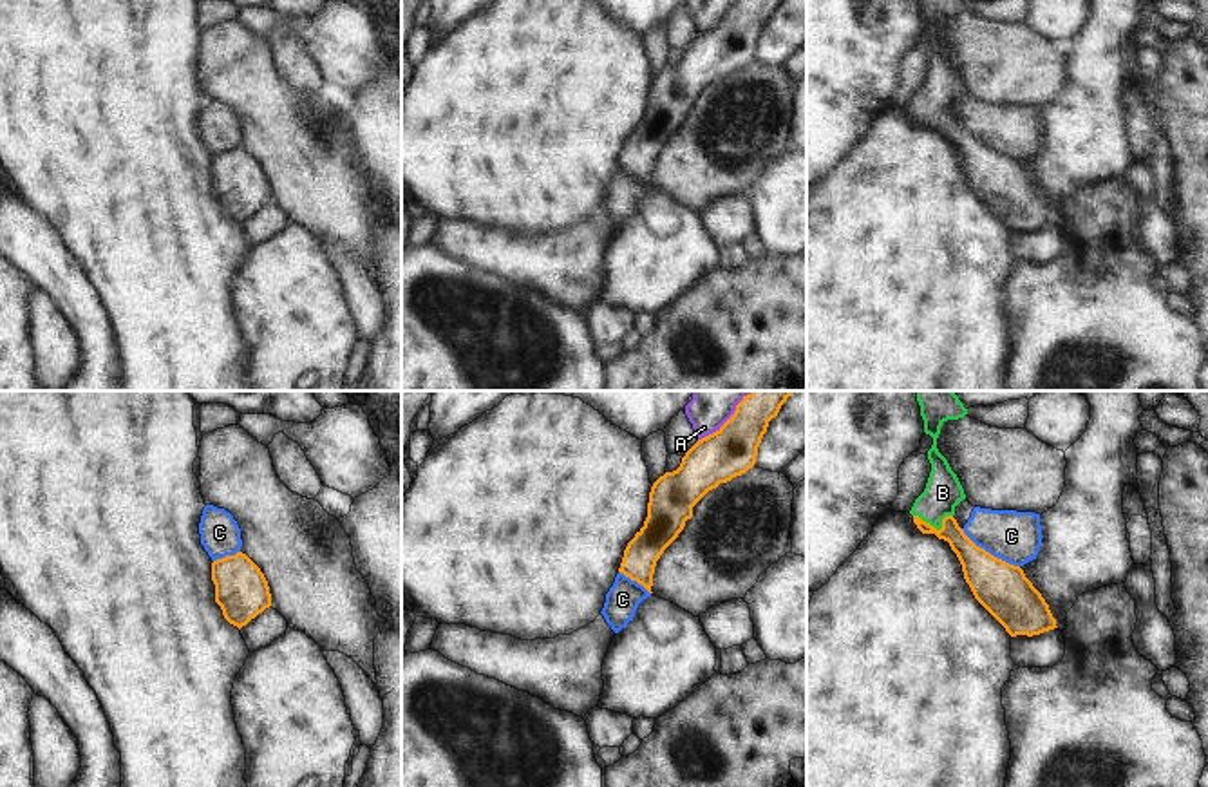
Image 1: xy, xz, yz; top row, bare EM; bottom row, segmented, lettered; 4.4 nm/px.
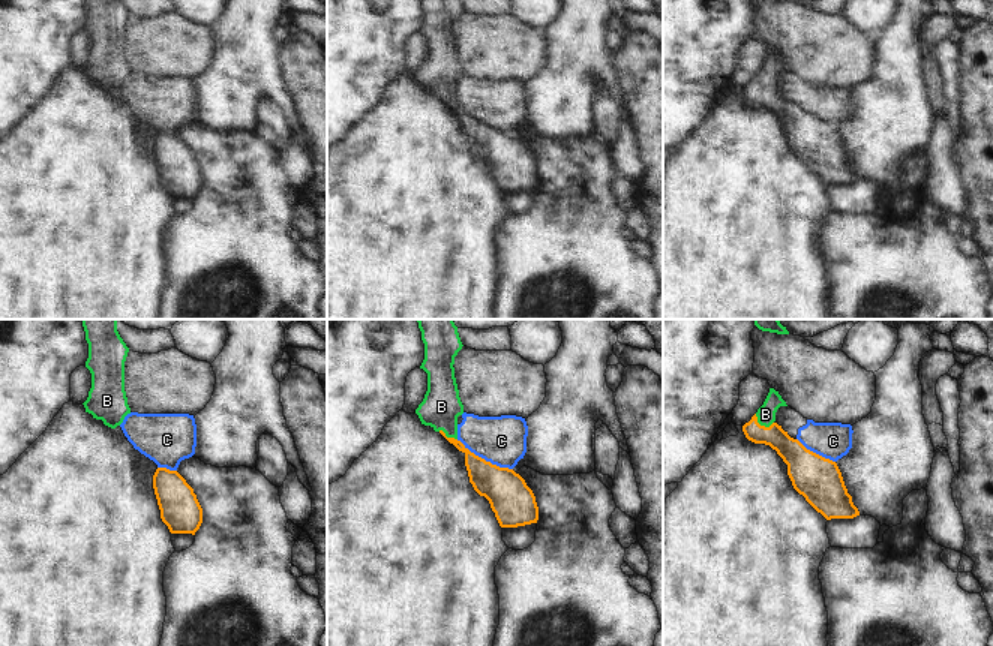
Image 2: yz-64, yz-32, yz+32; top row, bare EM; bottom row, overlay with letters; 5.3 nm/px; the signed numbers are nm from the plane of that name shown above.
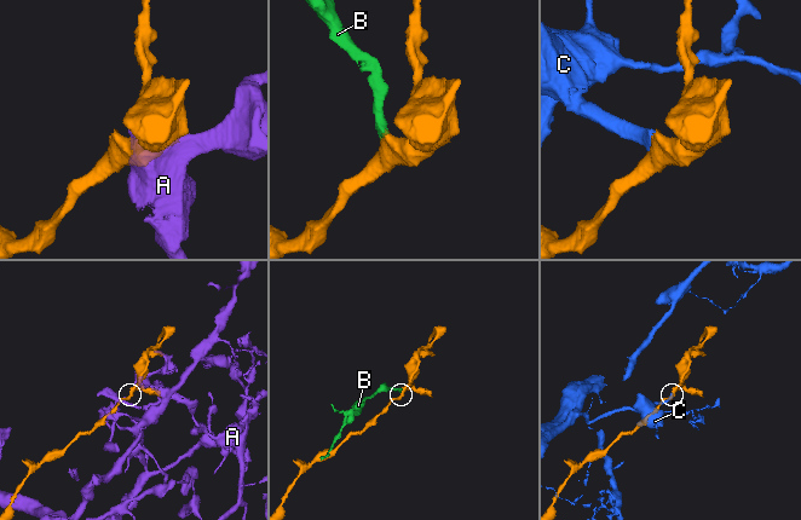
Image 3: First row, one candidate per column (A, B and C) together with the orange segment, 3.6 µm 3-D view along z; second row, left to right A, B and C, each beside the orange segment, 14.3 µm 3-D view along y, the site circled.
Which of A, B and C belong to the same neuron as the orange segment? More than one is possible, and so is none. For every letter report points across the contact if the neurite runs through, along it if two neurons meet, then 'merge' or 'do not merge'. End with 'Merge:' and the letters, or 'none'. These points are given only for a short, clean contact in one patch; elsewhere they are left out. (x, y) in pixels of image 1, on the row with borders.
A: do not merge
B: runs through yz (977, 563), (944, 529), (934, 527), (934, 509), (943, 493); merge
C: border along yz (961, 529), (977, 545), (1019, 567); do not merge
Merge: B

